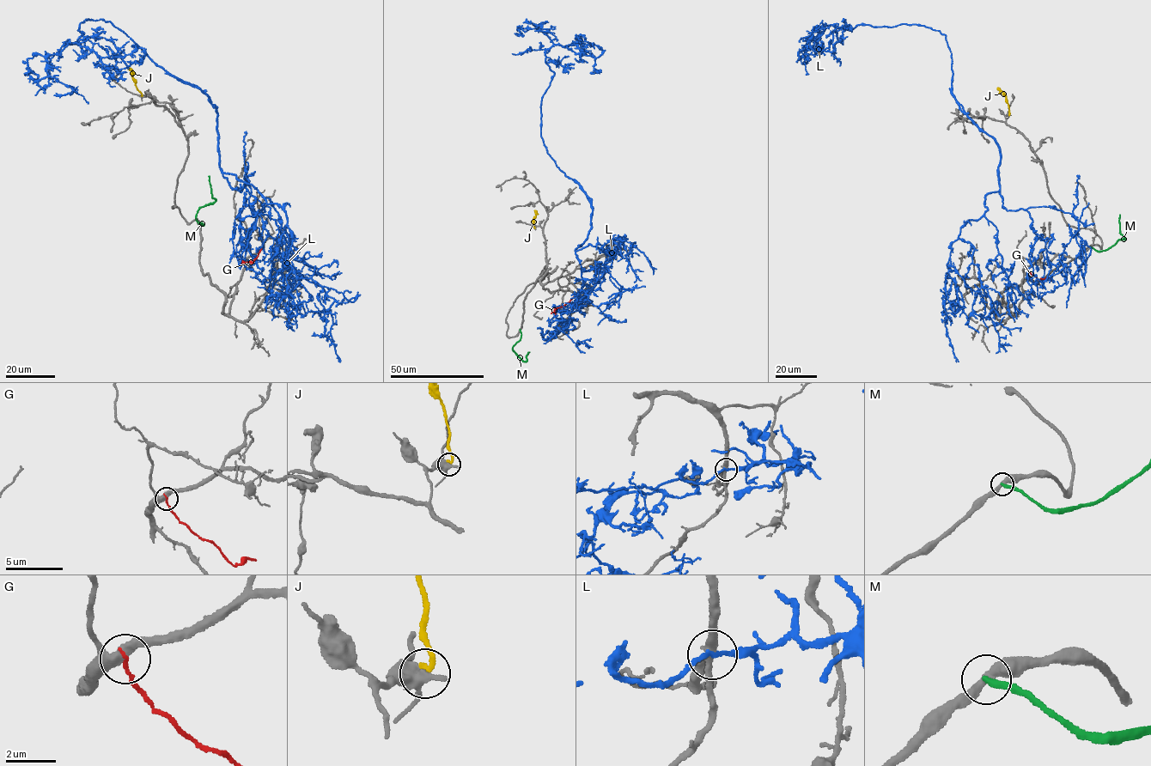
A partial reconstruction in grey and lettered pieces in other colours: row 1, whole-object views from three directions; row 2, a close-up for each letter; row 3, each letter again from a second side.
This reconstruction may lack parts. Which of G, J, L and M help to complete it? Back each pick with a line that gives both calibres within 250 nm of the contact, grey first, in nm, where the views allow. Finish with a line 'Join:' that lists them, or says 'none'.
J: calibres 440 and 280 nm
Join: J

